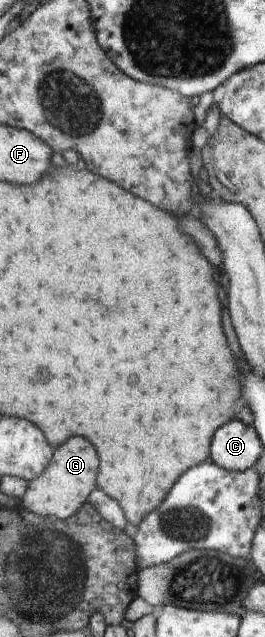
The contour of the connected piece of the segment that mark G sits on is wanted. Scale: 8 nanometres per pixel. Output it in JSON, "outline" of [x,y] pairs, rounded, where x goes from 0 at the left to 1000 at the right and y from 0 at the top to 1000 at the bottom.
{"outline":[[[279,684],[272,691],[257,691],[257,697],[211,702],[208,719],[143,752],[113,755],[102,776],[75,782],[75,794],[136,808],[264,815],[325,790],[332,776],[362,766],[362,747],[370,716],[347,697],[302,684]]]}

